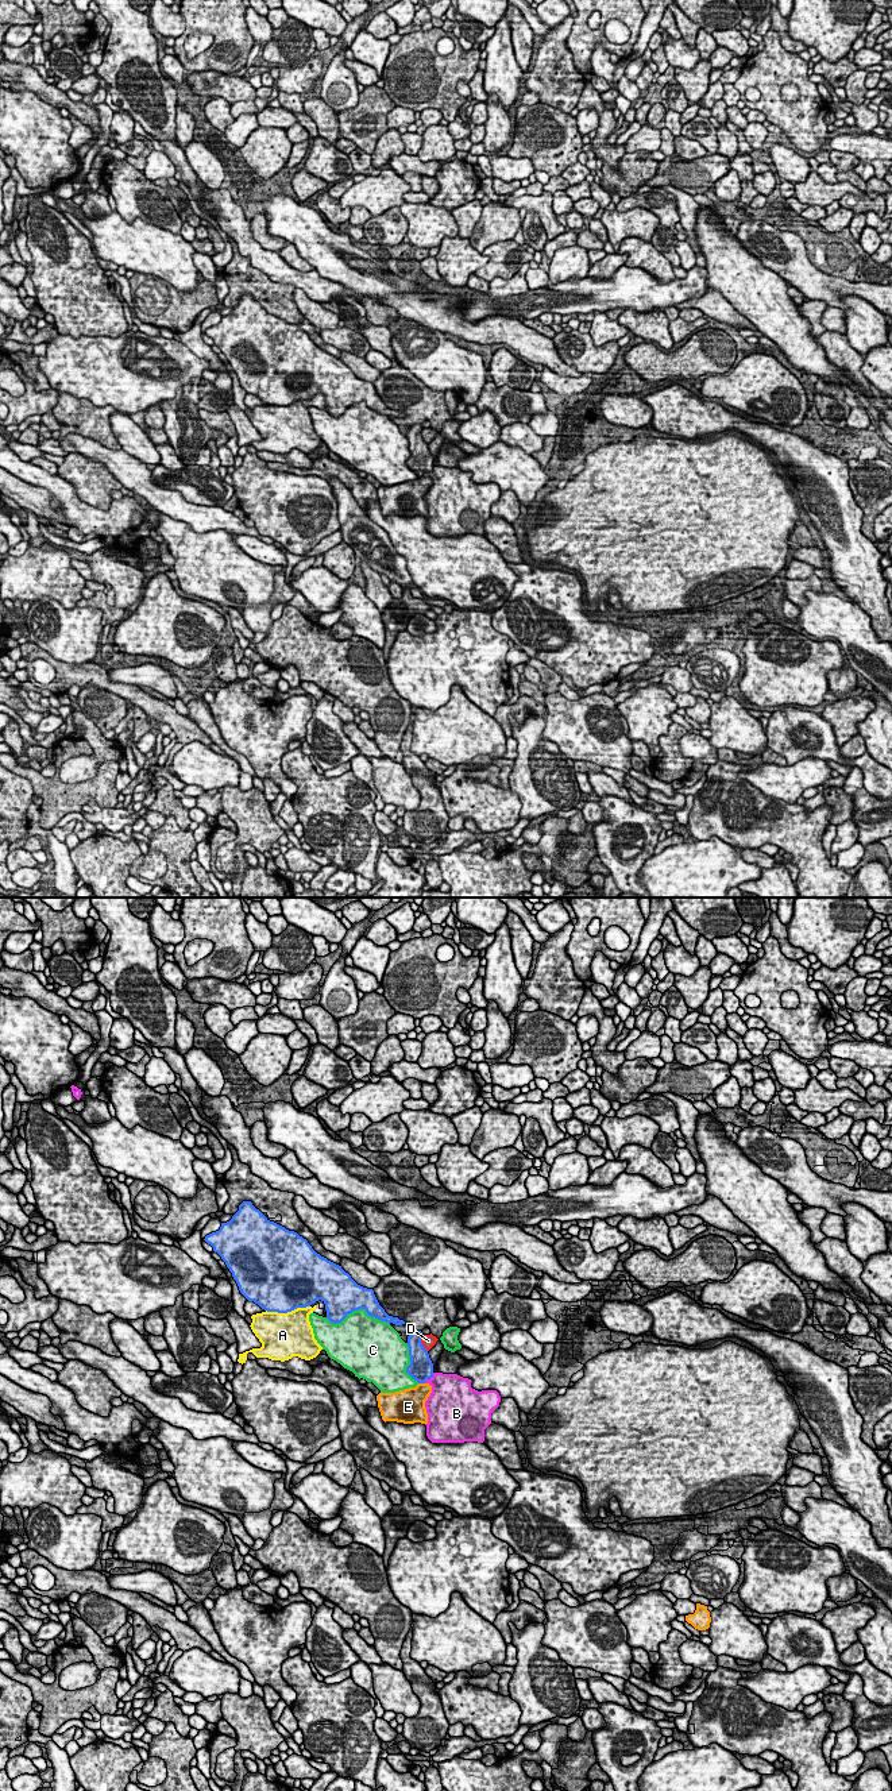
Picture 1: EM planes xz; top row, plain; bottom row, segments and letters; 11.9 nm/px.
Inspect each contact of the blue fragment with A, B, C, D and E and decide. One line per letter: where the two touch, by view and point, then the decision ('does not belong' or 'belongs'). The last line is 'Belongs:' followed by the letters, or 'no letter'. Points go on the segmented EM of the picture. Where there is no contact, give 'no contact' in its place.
A: xz (288, 1311) | does not belong
B: xz (429, 1378) | does not belong
C: xz (358, 1309) | does not belong
D: xz (421, 1343) | does not belong
E: xz (421, 1382) | belongs
Belongs: E

